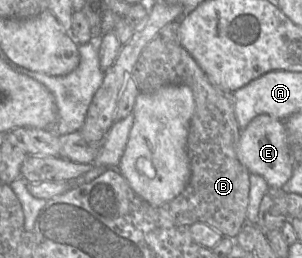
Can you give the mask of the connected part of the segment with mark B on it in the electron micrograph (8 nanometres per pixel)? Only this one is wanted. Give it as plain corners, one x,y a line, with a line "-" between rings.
179,21
168,23
144,47
131,77
140,92
184,84
192,89
194,95
195,111
187,137
191,177
186,188
177,197
159,207
161,215
170,218
177,225
191,226
202,222
215,228
223,236
236,237
247,217
250,172
237,157
241,129
235,115
233,92
216,87
181,45

